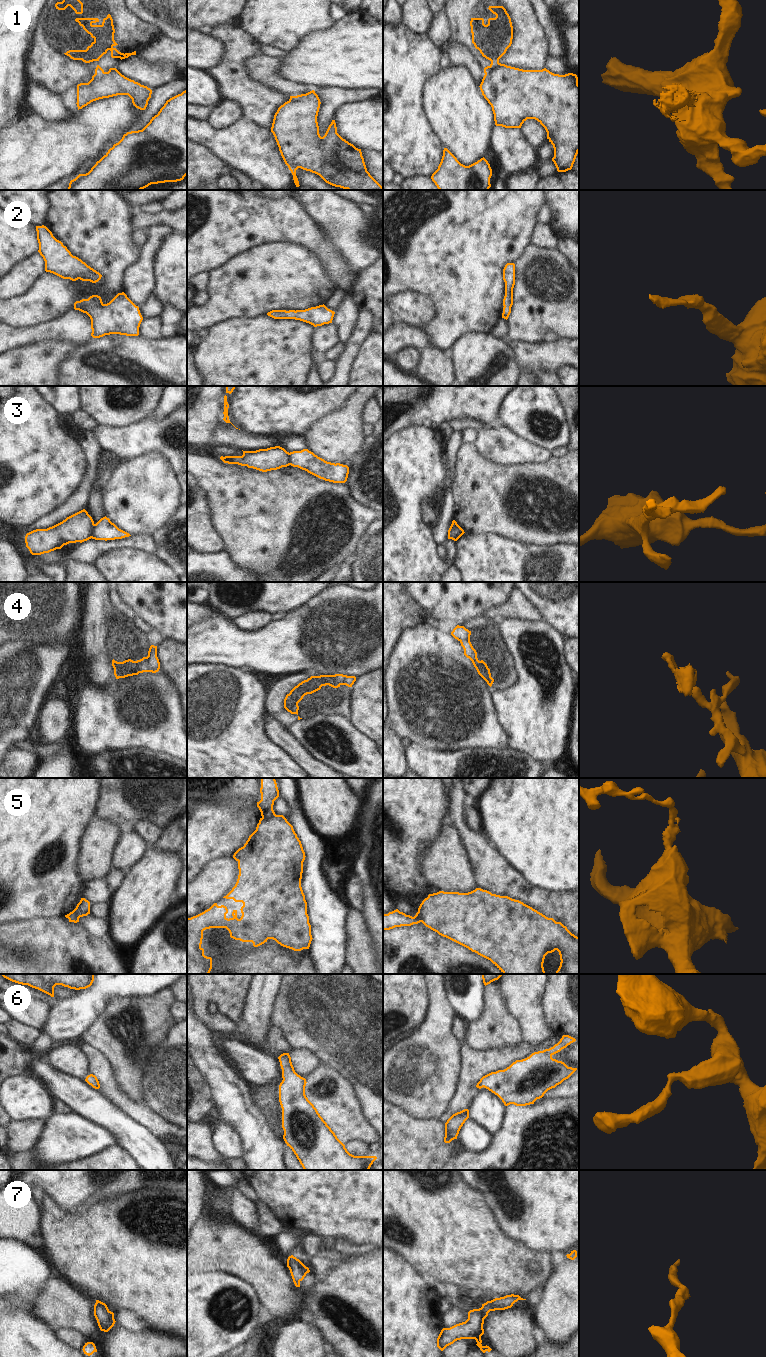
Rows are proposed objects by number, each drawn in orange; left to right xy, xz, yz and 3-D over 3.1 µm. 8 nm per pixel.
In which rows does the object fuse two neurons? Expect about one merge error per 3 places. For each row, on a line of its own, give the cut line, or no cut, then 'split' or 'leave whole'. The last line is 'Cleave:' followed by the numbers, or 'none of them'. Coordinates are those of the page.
1: cut in yz along (506, 65), (495, 67), (485, 74); split
2: no cut; leave whole
3: cut in xy along (94, 524), (91, 530), (91, 537); split
4: cut in xy along (136, 661), (140, 672); split
5: cut in xz along (274, 813), (269, 817), (262, 818); split
6: no cut; leave whole
7: no cut; leave whole
Cleave: 1, 3, 4, 5

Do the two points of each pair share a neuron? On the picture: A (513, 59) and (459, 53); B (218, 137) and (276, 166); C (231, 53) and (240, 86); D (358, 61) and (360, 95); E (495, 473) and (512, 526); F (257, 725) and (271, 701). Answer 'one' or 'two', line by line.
A: two
B: one
C: one
D: two
E: one
F: two

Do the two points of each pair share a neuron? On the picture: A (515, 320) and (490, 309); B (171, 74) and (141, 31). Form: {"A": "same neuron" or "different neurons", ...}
{"A": "different neurons", "B": "different neurons"}

